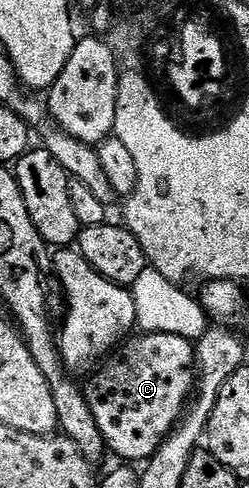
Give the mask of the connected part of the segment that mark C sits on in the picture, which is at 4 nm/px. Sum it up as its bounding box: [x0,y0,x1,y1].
[83,332,197,464]

